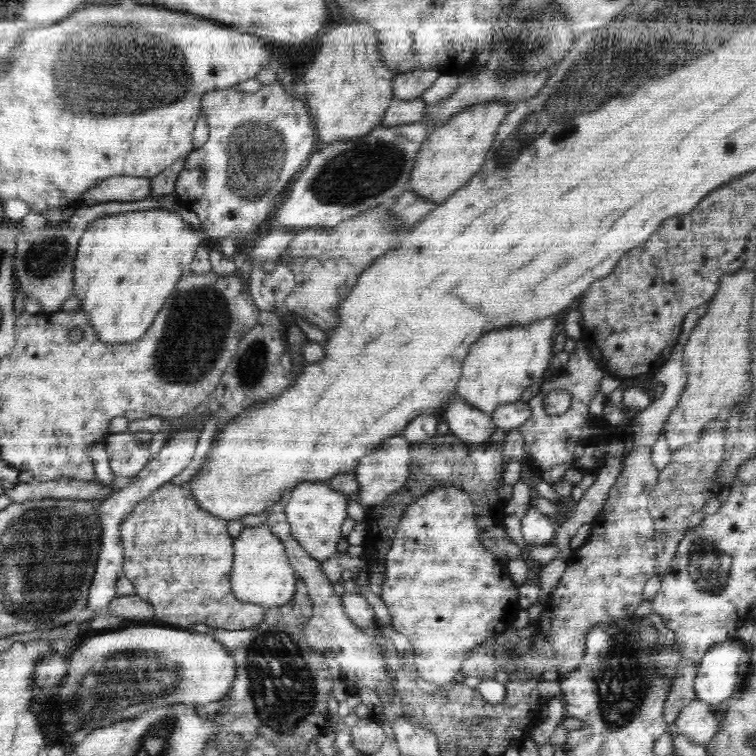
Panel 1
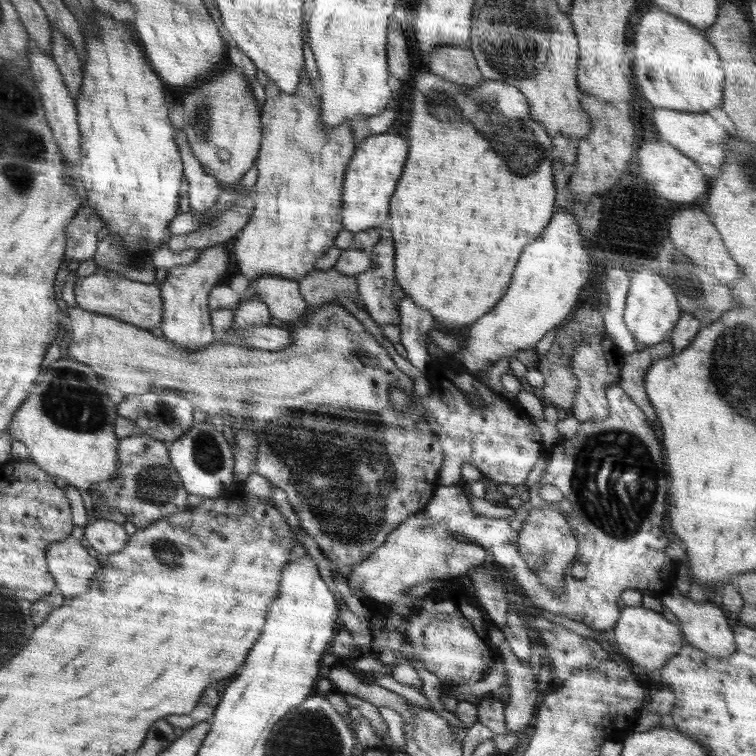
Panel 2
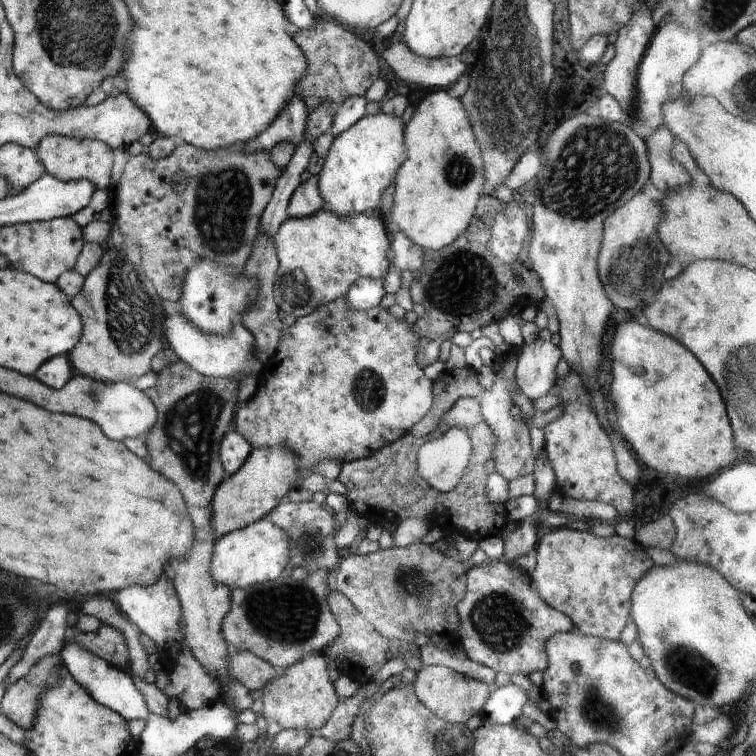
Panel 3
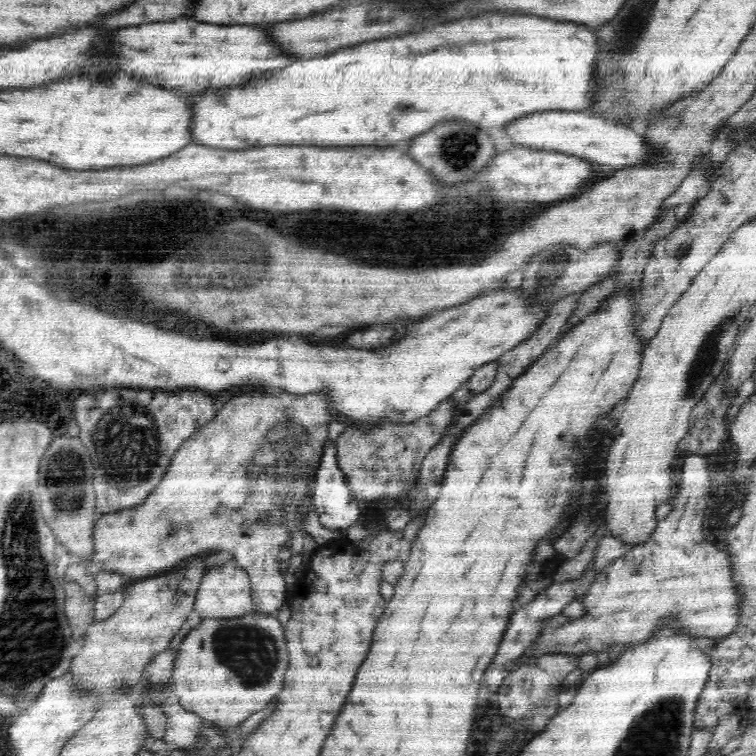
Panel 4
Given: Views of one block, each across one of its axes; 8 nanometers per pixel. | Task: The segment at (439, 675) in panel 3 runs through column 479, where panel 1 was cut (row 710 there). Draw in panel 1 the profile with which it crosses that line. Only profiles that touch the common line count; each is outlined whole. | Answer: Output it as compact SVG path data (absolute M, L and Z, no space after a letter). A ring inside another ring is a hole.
M694 699L682 708L674 726L682 736L705 747L718 732L719 721L708 703Z

